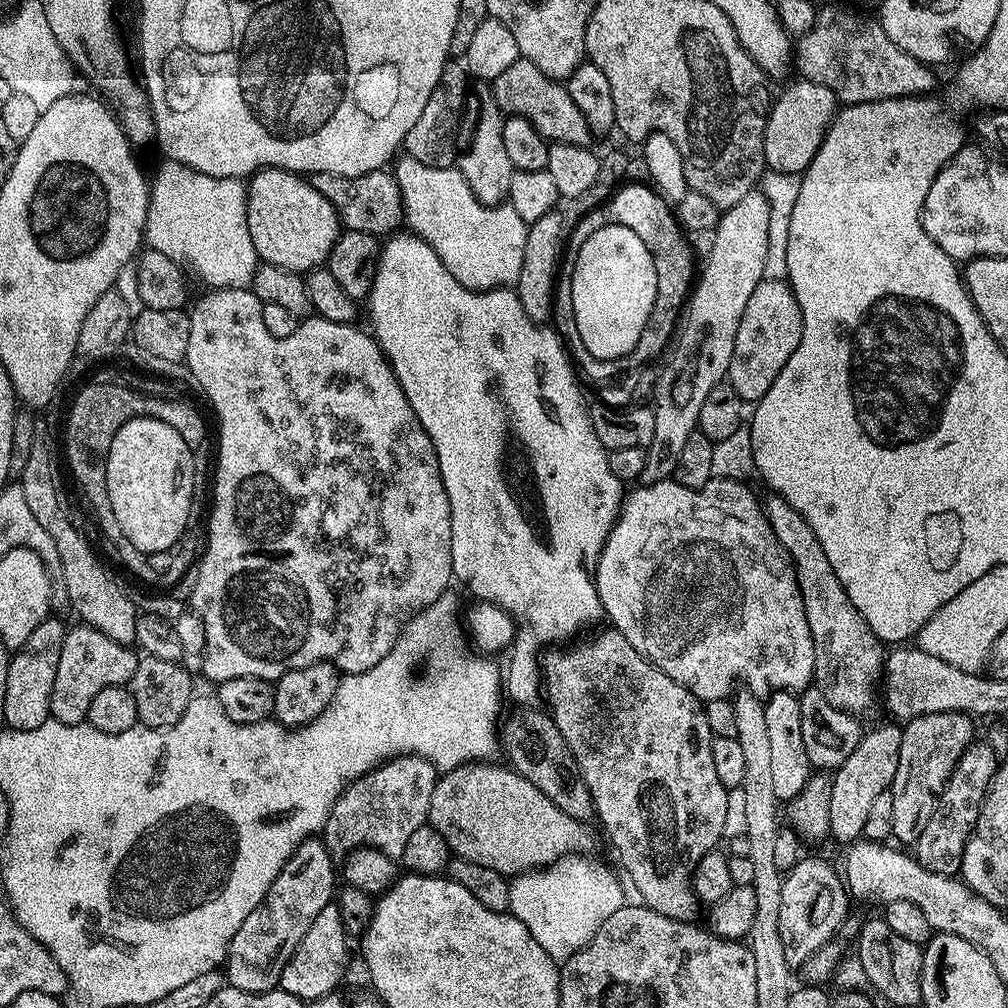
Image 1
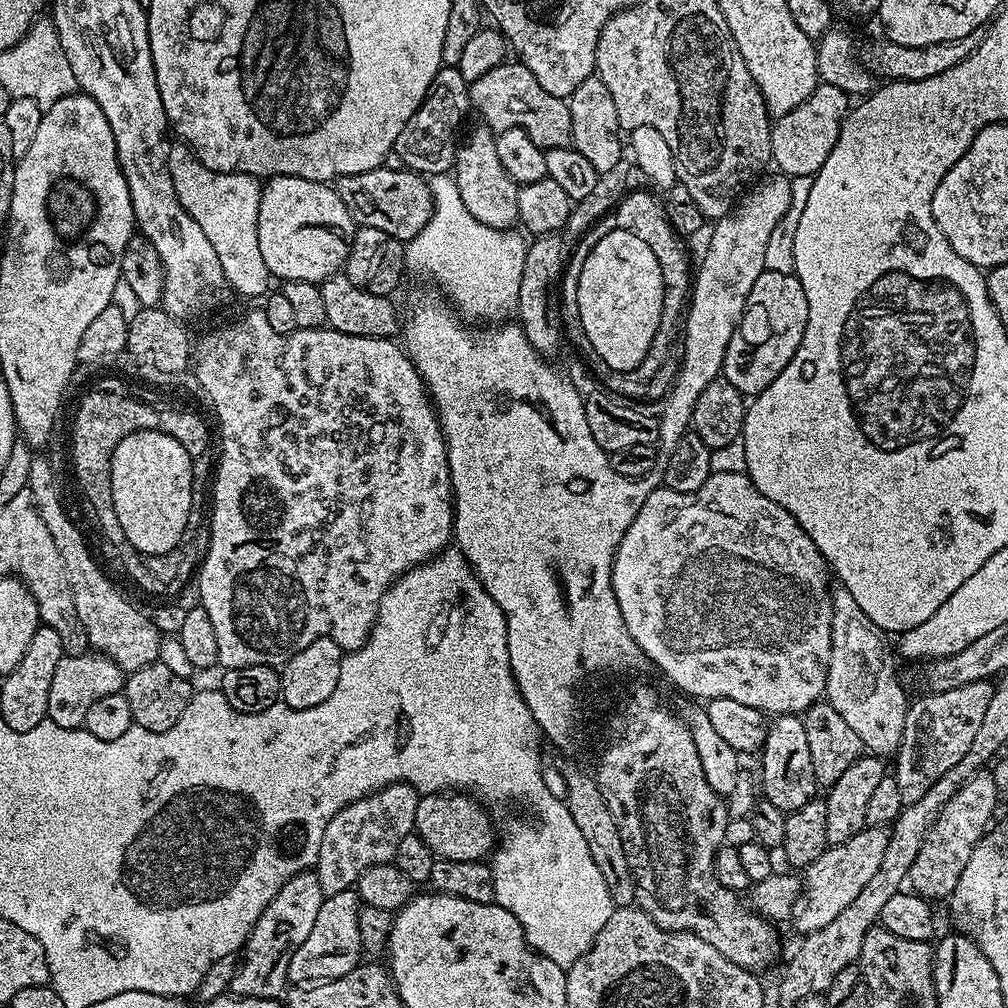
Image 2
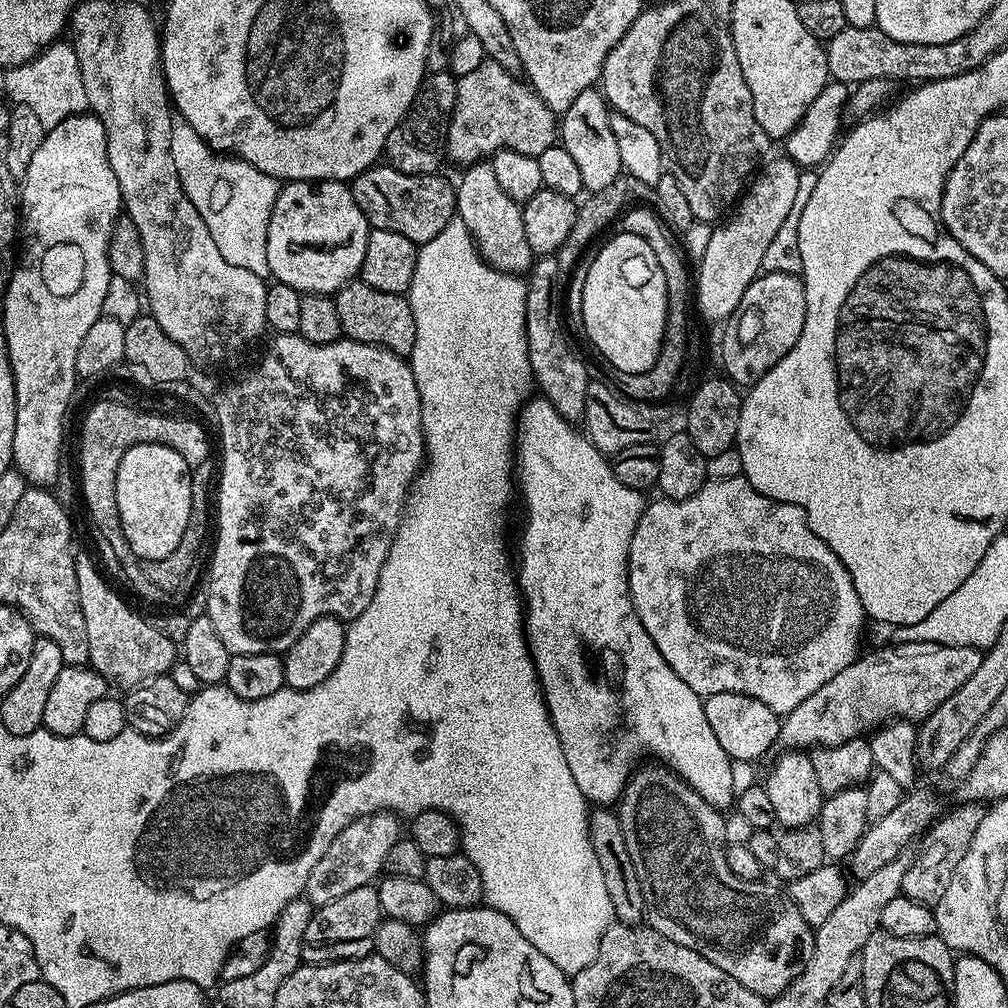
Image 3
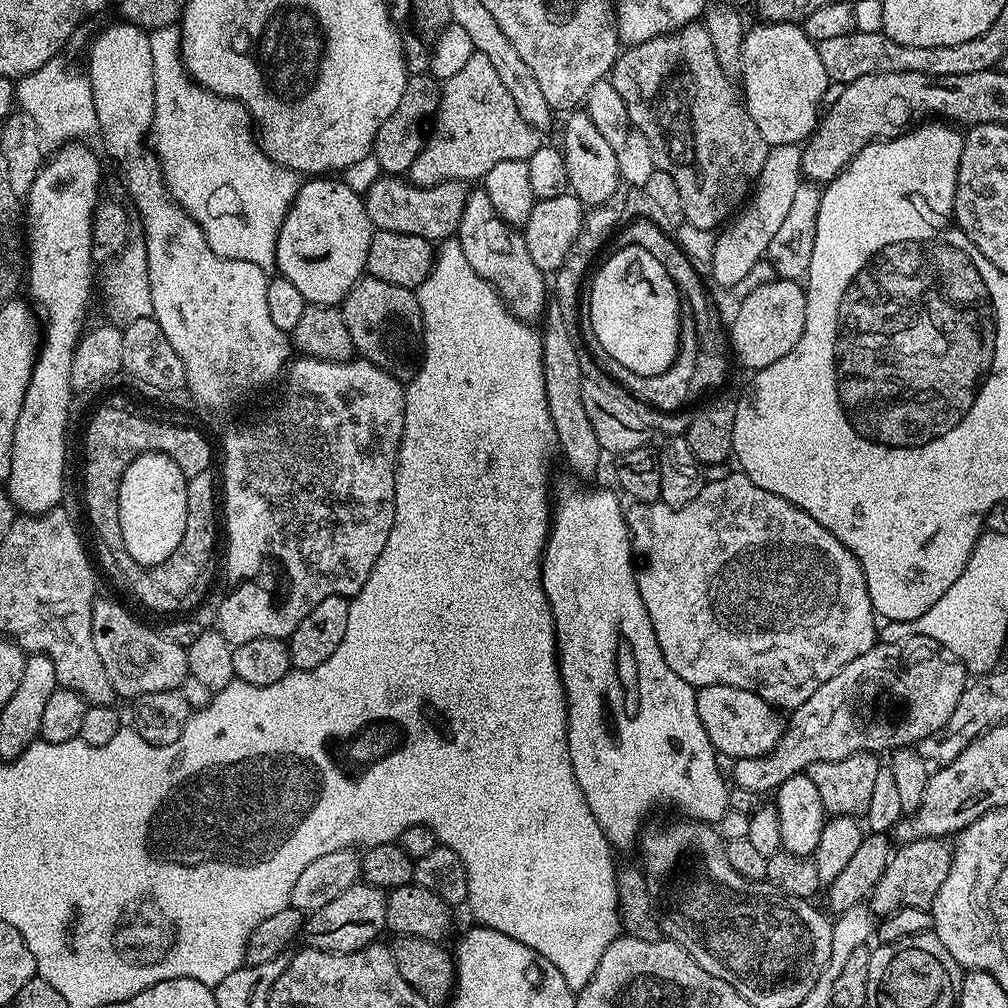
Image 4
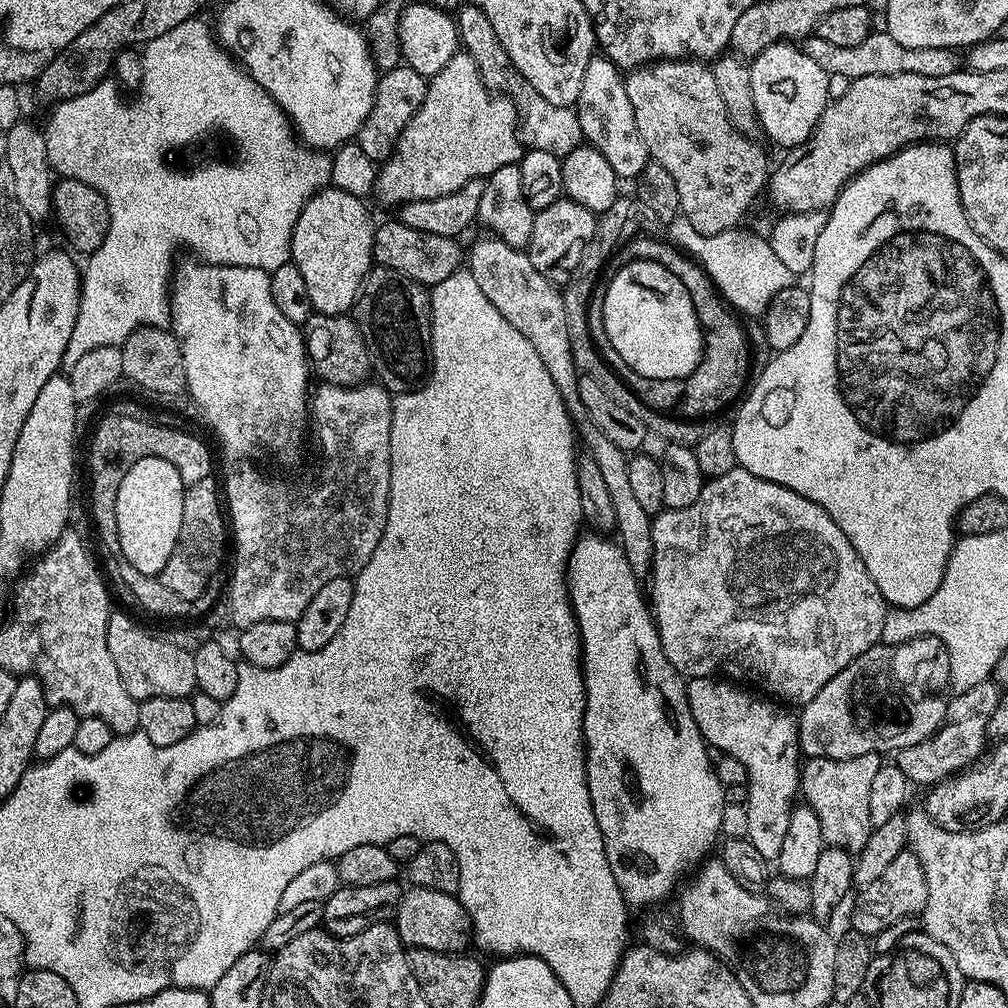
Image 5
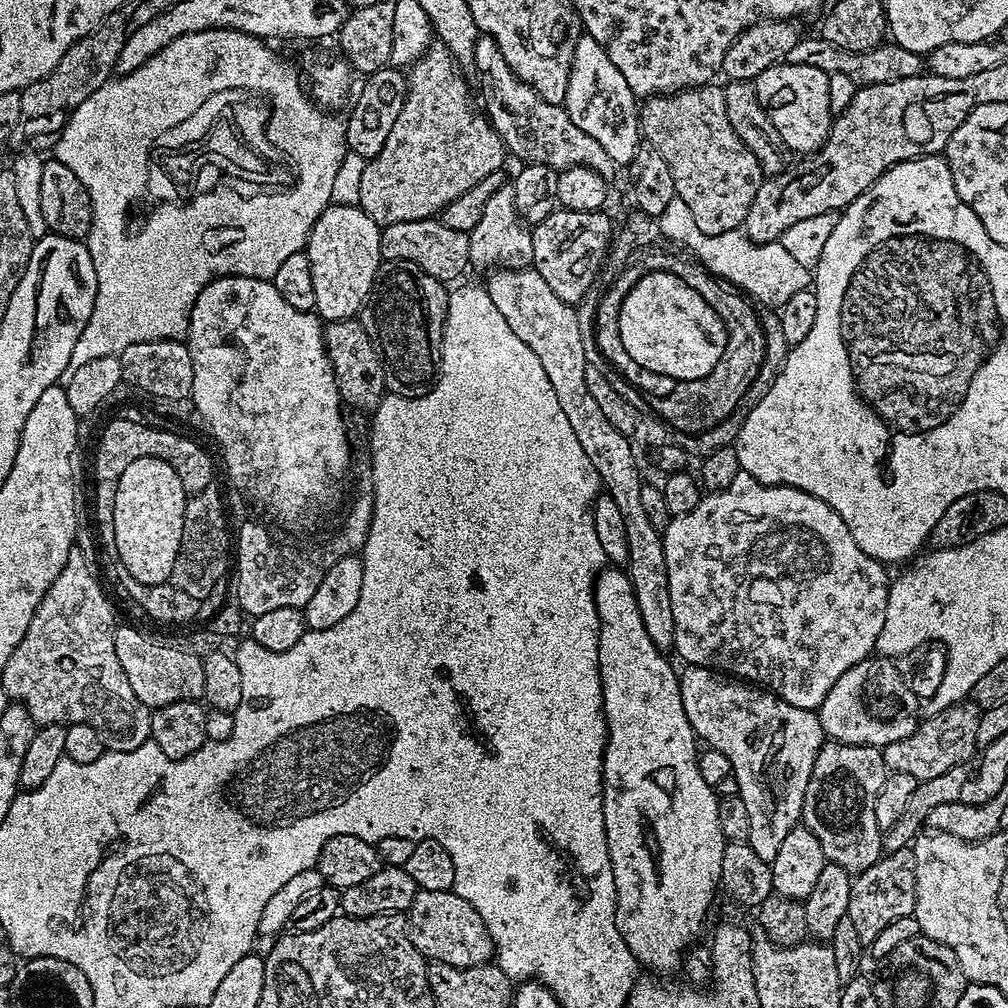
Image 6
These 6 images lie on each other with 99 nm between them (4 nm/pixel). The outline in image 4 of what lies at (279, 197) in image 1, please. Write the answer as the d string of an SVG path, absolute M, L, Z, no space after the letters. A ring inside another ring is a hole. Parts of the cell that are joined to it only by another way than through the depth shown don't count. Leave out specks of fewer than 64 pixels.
M305 179L282 222L276 247L276 268L279 275L294 282L294 286L302 293L302 298L308 304L339 305L365 275L373 231L370 218L366 214L363 195L350 190L350 186L346 186L343 179Z

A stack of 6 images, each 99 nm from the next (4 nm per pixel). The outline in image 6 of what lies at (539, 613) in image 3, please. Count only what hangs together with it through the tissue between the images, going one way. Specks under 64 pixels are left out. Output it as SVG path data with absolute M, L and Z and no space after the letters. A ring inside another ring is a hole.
M608 566L608 567L605 567L605 569L604 569L604 571L603 571L603 572L601 572L601 573L600 573L600 575L599 575L599 576L597 576L597 578L596 578L596 609L597 609L597 610L598 610L598 618L599 618L599 619L600 619L600 637L599 637L599 638L598 638L598 662L599 662L599 663L600 663L600 681L601 681L601 682L602 682L602 698L603 698L603 699L604 699L604 721L605 721L605 722L606 722L606 726L607 726L607 727L608 727L608 744L607 744L607 745L606 745L606 746L605 746L605 747L604 747L604 797L603 797L603 798L602 798L602 814L603 814L603 815L604 815L604 821L605 821L605 822L606 822L606 846L607 846L607 847L608 847L608 849L609 849L609 850L610 850L610 862L611 862L611 863L612 863L612 869L613 869L613 870L614 870L614 886L615 886L615 887L616 887L616 925L617 925L617 926L618 926L618 934L622 934L622 938L623 938L623 939L624 939L624 941L625 941L625 942L626 942L626 946L630 946L630 954L634 954L634 958L635 958L635 959L636 959L636 962L637 962L637 965L640 965L640 966L643 966L643 967L644 967L644 964L645 964L645 966L646 966L646 967L648 967L648 968L645 968L645 969L648 969L648 970L651 970L651 971L652 971L652 972L653 972L653 973L656 973L656 974L668 974L668 973L664 973L664 972L672 972L672 971L674 971L674 970L675 970L675 968L676 968L676 967L678 967L678 966L679 966L679 964L680 964L680 967L681 967L681 964L682 964L682 954L684 954L684 953L687 953L687 952L688 952L688 951L689 951L689 949L691 949L691 948L692 948L692 947L693 947L693 944L694 944L694 941L692 941L692 939L694 939L694 938L695 938L695 936L696 936L696 935L698 935L698 934L699 934L699 932L700 932L700 923L702 923L702 922L703 922L703 920L704 920L704 919L706 919L706 918L707 918L707 916L708 916L708 911L710 911L710 910L711 910L711 908L712 908L712 899L714 899L714 898L715 898L715 896L716 896L716 892L717 892L717 896L718 896L718 889L719 889L719 888L720 888L720 887L721 887L721 882L720 882L720 875L721 875L721 874L722 874L722 854L723 854L723 853L724 853L724 845L725 845L725 843L726 843L726 841L725 841L725 839L724 839L724 835L723 835L723 834L722 834L722 826L721 826L721 824L719 824L719 822L718 822L718 806L719 806L719 805L720 805L720 802L721 802L721 798L720 798L720 797L718 797L718 796L717 796L717 794L716 794L716 789L715 789L715 787L713 787L713 785L710 785L710 784L707 784L707 783L706 783L706 781L704 781L704 779L702 779L702 770L698 770L698 747L697 747L697 748L696 748L696 744L697 744L697 745L698 745L698 737L697 737L697 735L696 735L696 731L694 731L694 729L693 729L693 728L692 728L692 727L691 727L691 726L690 726L690 722L689 722L689 721L688 721L688 719L687 719L687 718L686 718L686 709L685 709L685 708L684 708L684 707L682 707L682 690L681 690L681 689L680 689L680 677L679 677L679 675L678 675L678 672L677 672L677 669L675 669L675 670L674 670L674 669L672 669L672 664L671 664L671 662L670 662L670 661L668 661L668 660L667 660L667 658L666 658L666 657L664 657L664 656L667 656L667 655L665 655L665 653L664 653L664 652L663 652L663 651L661 651L661 649L659 649L659 648L656 648L656 647L655 647L655 646L654 646L654 642L650 642L650 634L646 634L646 626L642 626L642 614L638 614L638 602L637 602L637 601L636 601L636 599L635 599L635 598L634 598L634 594L633 594L633 593L632 593L632 580L631 580L631 578L630 578L630 577L629 577L629 576L628 576L628 573L627 573L627 571L624 571L624 570L621 570L621 569L620 569L620 568L619 568L619 567L616 567L616 566Z

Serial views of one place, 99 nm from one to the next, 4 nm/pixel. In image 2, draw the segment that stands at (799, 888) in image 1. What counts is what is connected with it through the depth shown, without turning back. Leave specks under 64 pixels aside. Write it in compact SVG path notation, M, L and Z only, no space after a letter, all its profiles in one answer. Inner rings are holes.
M865 826L861 832L854 834L854 838L850 838L841 844L829 846L813 864L808 865L806 869L806 875L808 875L808 880L806 876L806 899L802 906L797 907L794 912L796 928L800 934L822 930L822 926L834 922L834 918L838 918L838 914L842 914L842 910L846 910L846 906L850 906L850 902L854 902L854 898L858 898L862 886L866 886L866 882L870 882L870 878L874 878L878 866L882 866L882 857L886 855L887 845L888 832L883 827Z

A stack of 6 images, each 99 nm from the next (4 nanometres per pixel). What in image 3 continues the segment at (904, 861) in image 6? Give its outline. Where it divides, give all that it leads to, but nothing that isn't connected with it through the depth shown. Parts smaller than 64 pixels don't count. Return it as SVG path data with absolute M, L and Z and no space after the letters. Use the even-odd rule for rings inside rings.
M960 802L949 816L941 815L933 823L922 837L925 848L913 855L912 865L902 877L900 891L903 896L929 906L940 901L942 894L946 894L946 886L950 886L950 878L958 862L962 862L962 854L966 854L966 850L970 850L970 842L974 842L974 830L978 830L978 822L982 822L985 811L983 803Z

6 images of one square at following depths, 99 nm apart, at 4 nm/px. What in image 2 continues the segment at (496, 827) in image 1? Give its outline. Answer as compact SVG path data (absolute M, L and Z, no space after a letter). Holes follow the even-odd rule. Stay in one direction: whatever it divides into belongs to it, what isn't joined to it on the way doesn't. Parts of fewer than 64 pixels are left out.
M430 792L421 795L418 810L414 814L415 835L430 846L432 855L442 860L470 862L484 860L493 851L492 820L480 808L473 797L467 794Z

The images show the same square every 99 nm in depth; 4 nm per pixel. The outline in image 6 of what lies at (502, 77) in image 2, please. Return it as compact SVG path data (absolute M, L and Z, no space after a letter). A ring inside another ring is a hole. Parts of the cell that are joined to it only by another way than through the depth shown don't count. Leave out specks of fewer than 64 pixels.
M439 42L429 44L423 56L418 57L416 62L407 69L408 100L402 106L402 114L398 114L398 122L394 122L394 126L390 126L390 135L386 138L386 146L382 146L380 153L373 160L368 161L366 170L362 170L362 183L358 186L359 208L381 228L390 226L394 222L414 222L415 220L430 220L439 217L444 208L450 206L450 202L454 202L454 198L462 198L462 194L466 194L466 190L470 190L470 186L478 186L478 182L482 182L482 178L486 178L486 174L494 174L505 167L503 164L506 149L502 138L492 129L492 124L487 118L478 112L476 116L475 110L472 109L472 100L468 97L468 84L464 81L463 75L465 76L465 73L458 67L448 48Z

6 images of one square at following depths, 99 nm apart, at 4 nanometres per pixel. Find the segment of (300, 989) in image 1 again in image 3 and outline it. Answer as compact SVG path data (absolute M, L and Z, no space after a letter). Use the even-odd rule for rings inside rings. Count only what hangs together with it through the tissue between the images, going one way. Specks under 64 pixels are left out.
M375 887L359 888L350 890L350 894L342 894L342 898L337 898L334 902L313 911L310 926L306 926L302 942L301 961L305 964L329 964L332 960L357 960L359 956L369 955L373 951L376 928L381 919L382 913Z

